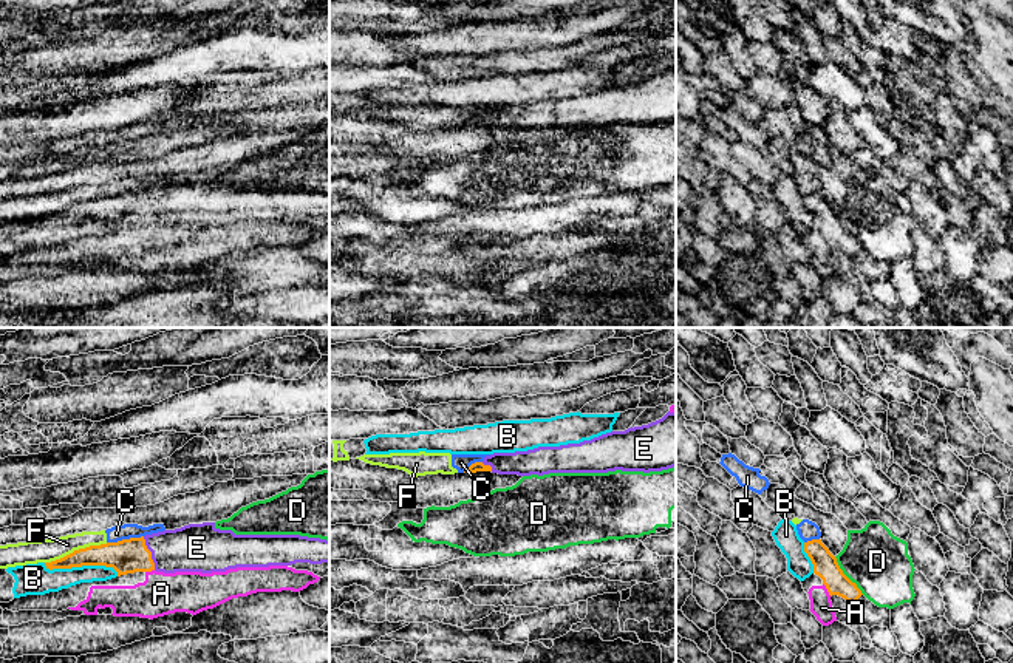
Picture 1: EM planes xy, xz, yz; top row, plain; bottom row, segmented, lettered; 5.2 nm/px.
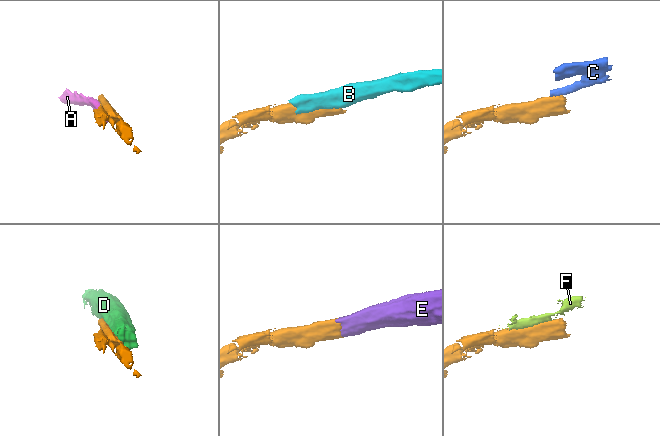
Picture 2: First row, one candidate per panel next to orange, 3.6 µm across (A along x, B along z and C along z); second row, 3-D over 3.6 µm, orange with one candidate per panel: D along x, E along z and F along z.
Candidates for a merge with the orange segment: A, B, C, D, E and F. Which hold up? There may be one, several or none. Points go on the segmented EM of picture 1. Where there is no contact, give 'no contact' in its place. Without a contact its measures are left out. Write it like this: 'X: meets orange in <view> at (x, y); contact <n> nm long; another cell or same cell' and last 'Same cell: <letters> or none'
A: meets orange in yz at (826, 588); contact 80 nm long; another cell
B: meets orange in xy at (82, 564); contact 400 nm long; another cell
C: meets orange in xy at (124, 540); contact 200 nm long; another cell
D: meets orange in yz at (845, 575); contact 260 nm long; another cell
E: meets orange in xy at (150, 554); contact 190 nm long; same cell
F: meets orange in xy at (76, 550); contact 340 nm long; another cell
Same cell: E

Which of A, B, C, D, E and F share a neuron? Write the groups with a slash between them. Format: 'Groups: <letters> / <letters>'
Groups: A / B / C / D / E / F

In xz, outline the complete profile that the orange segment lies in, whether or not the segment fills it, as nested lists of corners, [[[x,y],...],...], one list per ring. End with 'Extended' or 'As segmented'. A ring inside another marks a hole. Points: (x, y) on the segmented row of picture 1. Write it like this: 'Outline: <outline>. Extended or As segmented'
Outline: [[[676,413],[625,431],[611,431],[560,447],[538,447],[527,451],[493,453],[475,462],[464,473],[498,474],[662,471],[676,467]]]. Extended

